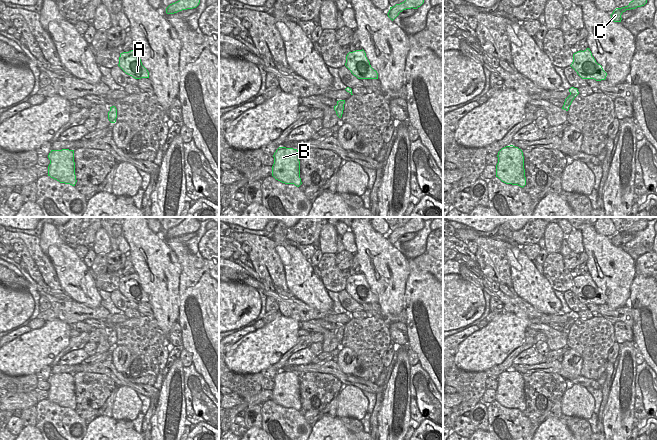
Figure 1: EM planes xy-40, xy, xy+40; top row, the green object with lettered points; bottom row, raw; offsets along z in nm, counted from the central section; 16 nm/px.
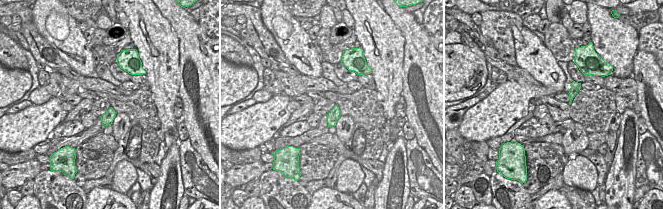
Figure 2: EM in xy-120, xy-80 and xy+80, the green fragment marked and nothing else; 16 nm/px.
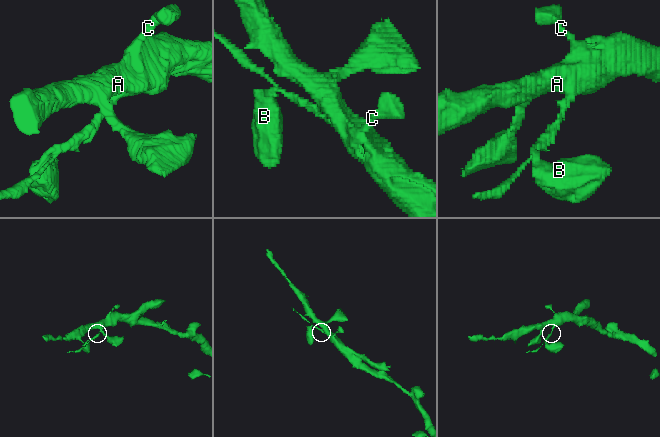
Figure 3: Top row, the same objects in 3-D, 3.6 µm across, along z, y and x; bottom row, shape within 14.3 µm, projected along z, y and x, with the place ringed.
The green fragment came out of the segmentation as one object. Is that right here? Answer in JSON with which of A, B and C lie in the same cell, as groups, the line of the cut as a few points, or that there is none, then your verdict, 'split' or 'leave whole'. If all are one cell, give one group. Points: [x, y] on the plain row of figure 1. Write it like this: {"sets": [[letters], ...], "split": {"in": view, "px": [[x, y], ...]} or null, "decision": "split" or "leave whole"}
{"sets": [["A", "C"], ["B"]], "split": {"in": "xy+40", "px": [[566, 324], [569, 329]]}, "decision": "split"}

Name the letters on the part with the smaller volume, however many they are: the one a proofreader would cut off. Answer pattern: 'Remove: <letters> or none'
Remove: B

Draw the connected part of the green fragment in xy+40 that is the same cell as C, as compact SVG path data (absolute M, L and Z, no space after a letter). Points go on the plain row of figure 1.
M642 217L640 220L636 221L635 223L633 223L628 230L622 231L622 232L616 232L613 237L610 239L611 243L614 246L621 246L622 242L621 239L623 236L625 236L626 234L631 234L631 233L635 233L637 231L641 231L644 230L647 227L647 220Z

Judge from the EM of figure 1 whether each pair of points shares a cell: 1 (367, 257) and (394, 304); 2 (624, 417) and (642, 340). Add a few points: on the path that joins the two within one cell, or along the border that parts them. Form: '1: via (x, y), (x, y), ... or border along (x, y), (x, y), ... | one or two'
1: via (380, 266), (386, 272), (390, 291) | one
2: border along (633, 341), (637, 348) | two

